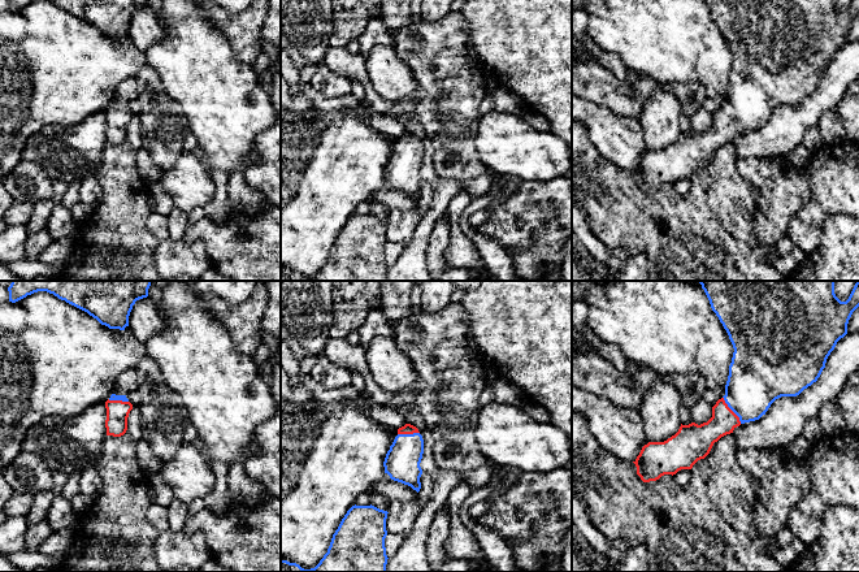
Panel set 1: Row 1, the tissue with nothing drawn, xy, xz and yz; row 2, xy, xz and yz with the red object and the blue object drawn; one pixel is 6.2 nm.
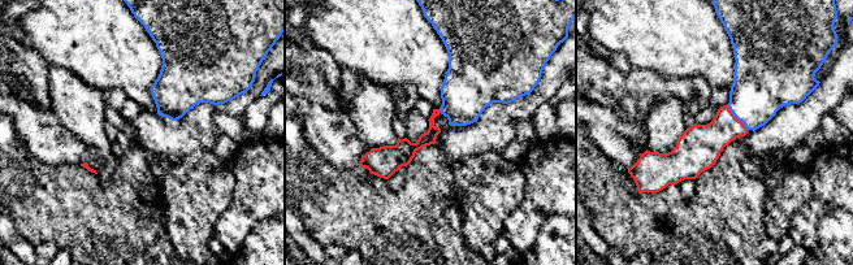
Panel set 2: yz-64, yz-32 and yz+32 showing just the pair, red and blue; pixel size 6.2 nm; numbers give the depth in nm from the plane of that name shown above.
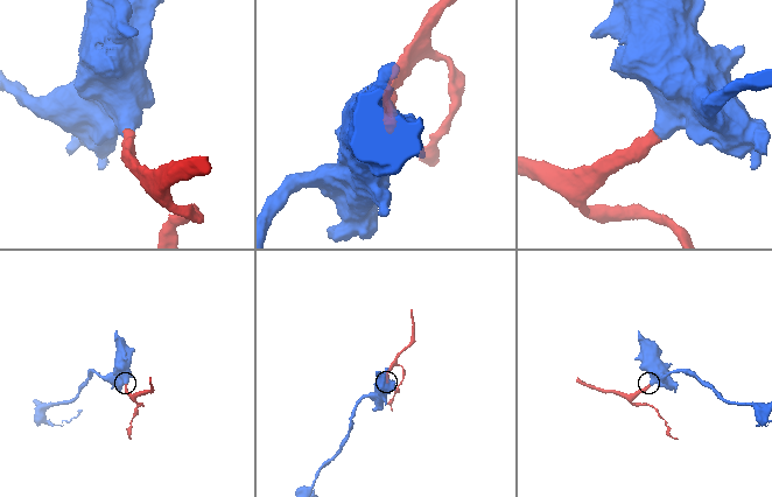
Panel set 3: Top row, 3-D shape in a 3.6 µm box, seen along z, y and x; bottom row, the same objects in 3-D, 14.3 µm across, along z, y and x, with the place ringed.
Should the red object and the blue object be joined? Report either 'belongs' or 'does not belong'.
belongs

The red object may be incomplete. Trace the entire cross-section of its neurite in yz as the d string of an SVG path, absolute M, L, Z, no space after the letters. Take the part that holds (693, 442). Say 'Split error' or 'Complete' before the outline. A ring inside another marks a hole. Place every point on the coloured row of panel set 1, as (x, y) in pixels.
Split error. M697 281L702 285L704 290L712 311L719 317L720 322L723 324L724 329L726 330L729 339L733 344L734 352L732 358L732 363L729 365L729 376L725 385L725 395L716 402L712 407L712 417L700 425L691 422L689 425L680 426L678 432L668 438L664 442L648 442L645 445L633 462L637 467L637 474L641 477L643 482L656 481L664 474L676 474L681 469L691 469L693 465L704 459L715 442L717 442L721 437L733 433L733 430L739 426L741 424L750 422L759 420L771 404L781 398L781 396L797 396L804 389L811 386L814 382L817 381L823 369L825 368L825 363L830 352L834 350L837 342L847 334L847 324L853 315L853 312L859 307L859 281L855 283L849 299L846 302L841 302L834 294L834 281Z

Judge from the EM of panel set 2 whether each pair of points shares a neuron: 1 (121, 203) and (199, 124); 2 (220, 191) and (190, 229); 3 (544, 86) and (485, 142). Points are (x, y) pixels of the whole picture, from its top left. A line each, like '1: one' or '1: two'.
1: two
2: one
3: one

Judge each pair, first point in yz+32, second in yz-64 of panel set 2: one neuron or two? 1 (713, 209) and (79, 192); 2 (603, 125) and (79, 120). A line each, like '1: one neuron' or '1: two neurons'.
1: one neuron
2: two neurons

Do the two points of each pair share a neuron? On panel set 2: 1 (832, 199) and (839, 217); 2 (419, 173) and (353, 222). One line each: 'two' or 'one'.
1: two
2: one

